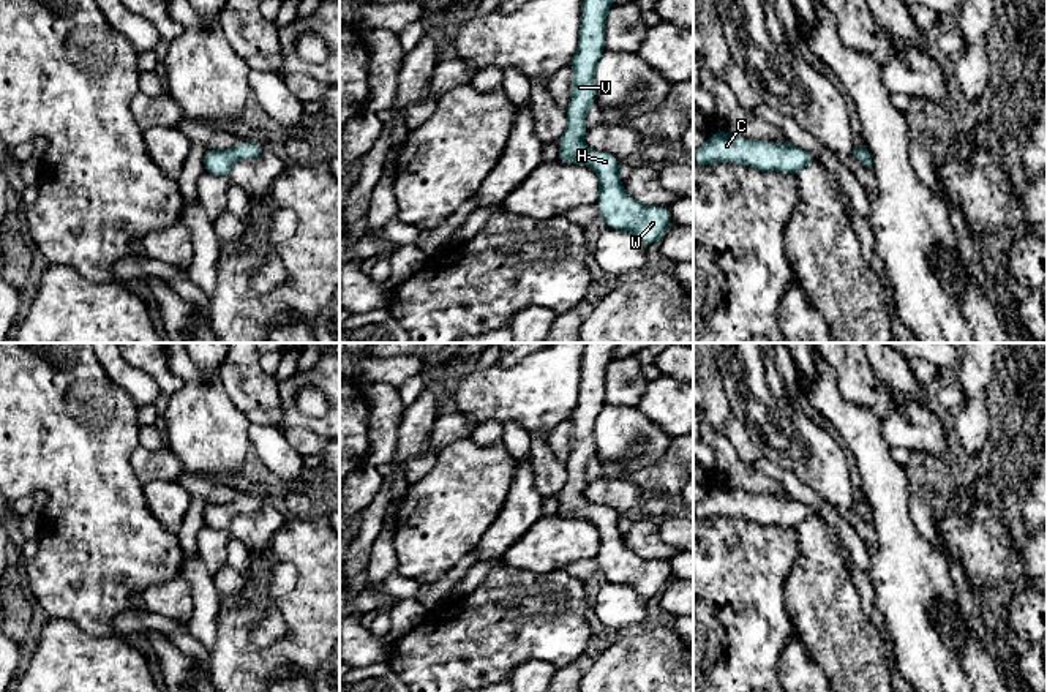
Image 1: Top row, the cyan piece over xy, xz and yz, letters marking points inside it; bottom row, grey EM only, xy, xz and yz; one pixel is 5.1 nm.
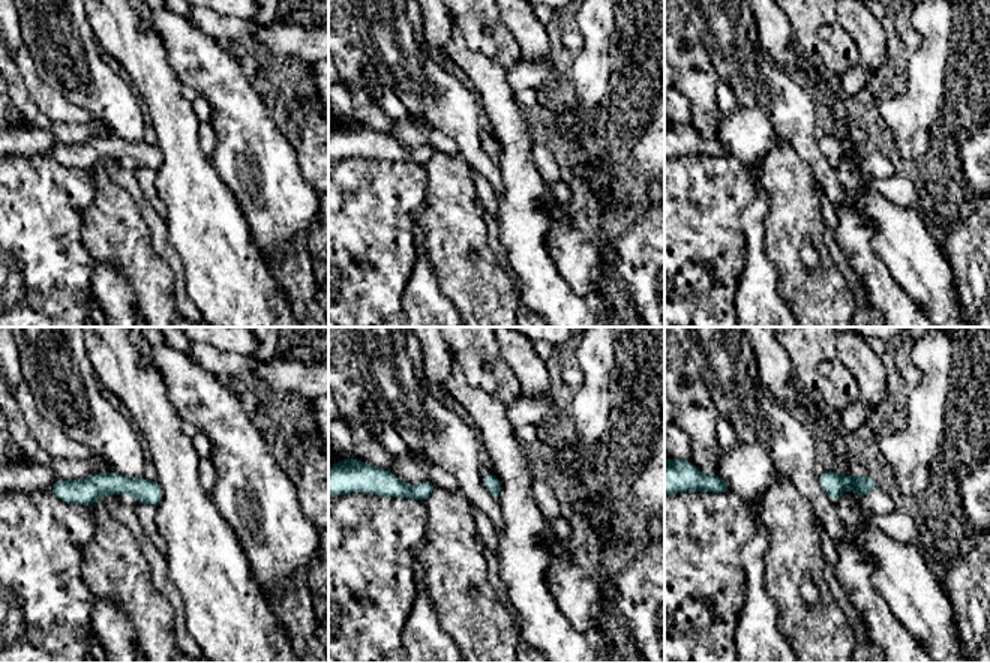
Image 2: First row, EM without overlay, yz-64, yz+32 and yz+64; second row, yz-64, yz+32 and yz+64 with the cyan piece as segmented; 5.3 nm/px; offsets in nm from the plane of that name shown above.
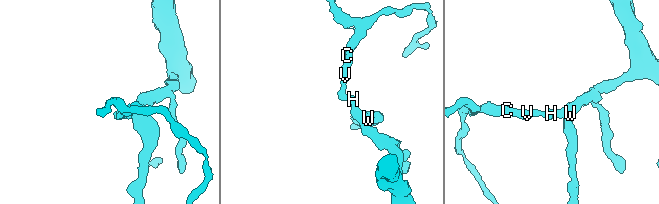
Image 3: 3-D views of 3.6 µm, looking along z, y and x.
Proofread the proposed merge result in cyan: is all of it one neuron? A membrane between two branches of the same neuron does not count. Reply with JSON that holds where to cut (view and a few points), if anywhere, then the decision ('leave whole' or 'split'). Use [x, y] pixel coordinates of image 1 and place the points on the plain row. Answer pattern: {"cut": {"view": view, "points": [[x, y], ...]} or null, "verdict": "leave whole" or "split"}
{"cut": null, "verdict": "leave whole"}

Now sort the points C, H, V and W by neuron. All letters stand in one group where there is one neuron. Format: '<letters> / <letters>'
C H V W

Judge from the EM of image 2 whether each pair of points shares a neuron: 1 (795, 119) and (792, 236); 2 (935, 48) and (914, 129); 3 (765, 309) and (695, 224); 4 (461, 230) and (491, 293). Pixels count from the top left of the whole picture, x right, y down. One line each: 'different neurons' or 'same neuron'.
1: different neurons
2: same neuron
3: different neurons
4: same neuron

